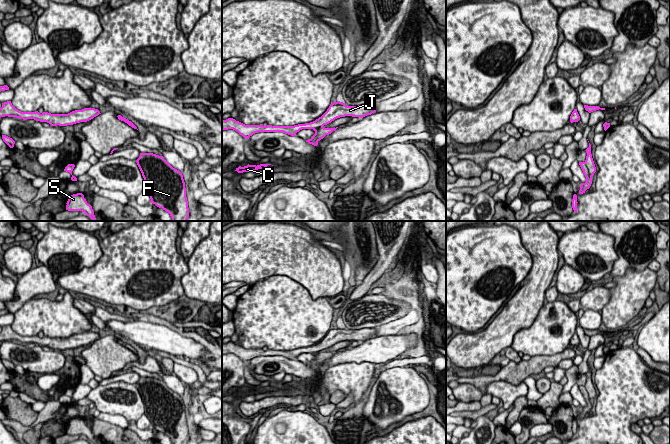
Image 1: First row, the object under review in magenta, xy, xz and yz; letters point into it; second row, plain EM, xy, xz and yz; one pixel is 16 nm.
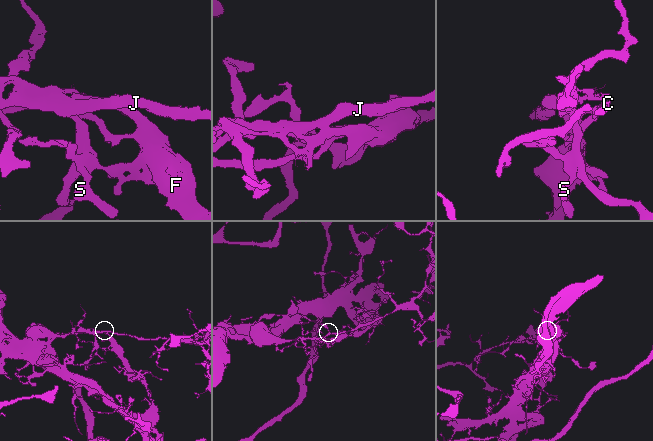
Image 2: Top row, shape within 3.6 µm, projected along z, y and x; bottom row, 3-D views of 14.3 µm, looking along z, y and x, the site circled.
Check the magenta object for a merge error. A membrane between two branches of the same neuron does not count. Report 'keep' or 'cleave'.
cleave

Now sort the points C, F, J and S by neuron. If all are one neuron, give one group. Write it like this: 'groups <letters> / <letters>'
groups C F S / J

